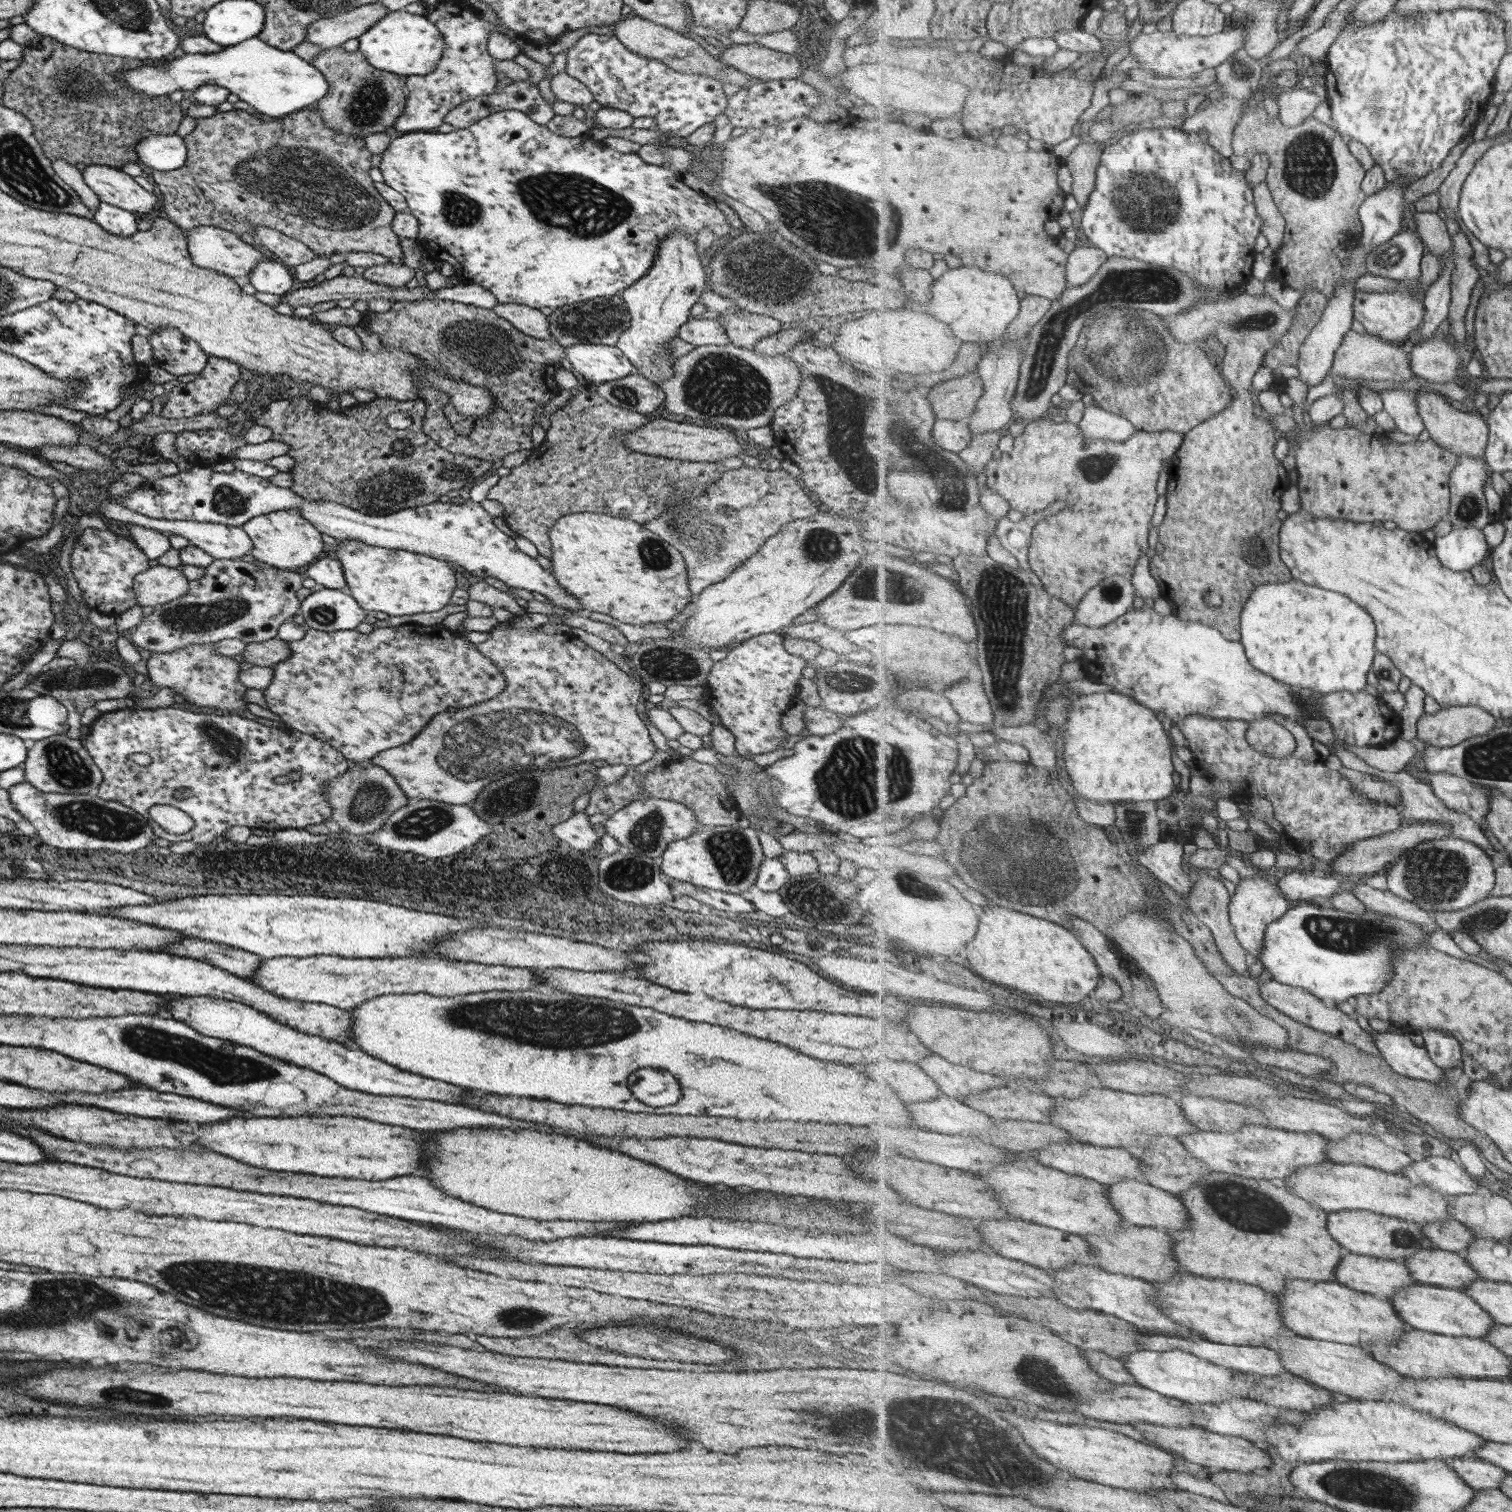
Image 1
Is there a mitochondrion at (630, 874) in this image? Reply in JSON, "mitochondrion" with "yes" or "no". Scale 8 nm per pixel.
{"mitochondrion":"yes"}

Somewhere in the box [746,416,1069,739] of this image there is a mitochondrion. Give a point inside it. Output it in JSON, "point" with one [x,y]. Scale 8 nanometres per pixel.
{"point":[1002,605]}

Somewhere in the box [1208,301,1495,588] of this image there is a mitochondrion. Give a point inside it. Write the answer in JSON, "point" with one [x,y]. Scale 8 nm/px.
{"point":[1468,511]}

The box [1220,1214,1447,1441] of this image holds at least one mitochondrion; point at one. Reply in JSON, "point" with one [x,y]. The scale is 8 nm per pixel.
{"point":[1405,1239]}

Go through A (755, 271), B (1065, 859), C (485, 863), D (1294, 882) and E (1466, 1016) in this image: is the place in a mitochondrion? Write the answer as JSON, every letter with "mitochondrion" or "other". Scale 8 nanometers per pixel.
{"A":"mitochondrion","B":"mitochondrion","C":"other","D":"other","E":"other"}

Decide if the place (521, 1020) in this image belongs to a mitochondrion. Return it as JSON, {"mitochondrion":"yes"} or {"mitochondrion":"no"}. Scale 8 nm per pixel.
{"mitochondrion":"yes"}

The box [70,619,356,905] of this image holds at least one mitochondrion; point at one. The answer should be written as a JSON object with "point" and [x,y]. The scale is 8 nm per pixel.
{"point":[224,745]}

